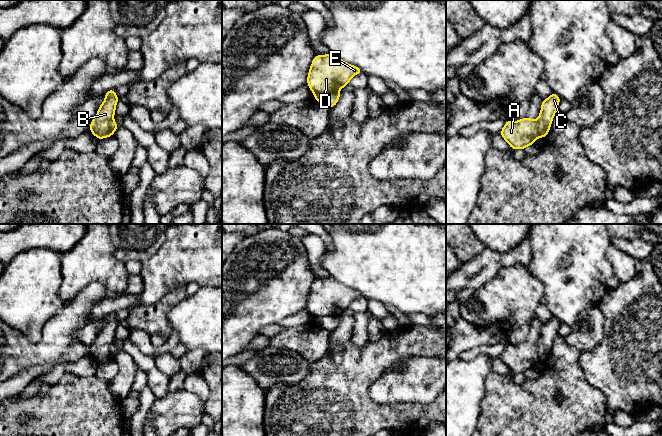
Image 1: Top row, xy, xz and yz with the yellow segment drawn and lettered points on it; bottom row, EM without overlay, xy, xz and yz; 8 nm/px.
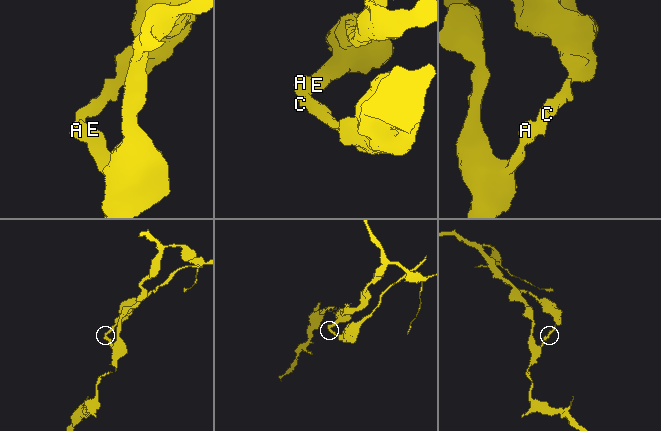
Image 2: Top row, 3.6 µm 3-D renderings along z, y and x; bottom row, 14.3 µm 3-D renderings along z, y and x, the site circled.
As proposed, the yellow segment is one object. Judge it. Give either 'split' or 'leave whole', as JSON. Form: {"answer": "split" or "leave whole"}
{"answer": "split"}

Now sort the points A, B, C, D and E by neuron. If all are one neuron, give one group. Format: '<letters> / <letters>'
A D E / B C

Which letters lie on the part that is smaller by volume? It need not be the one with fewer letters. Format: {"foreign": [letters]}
{"foreign": ["B", "C"]}

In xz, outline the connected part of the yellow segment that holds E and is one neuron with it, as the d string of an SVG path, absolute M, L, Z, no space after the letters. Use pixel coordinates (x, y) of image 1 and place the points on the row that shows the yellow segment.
M332 53L314 57L307 76L307 85L314 93L339 91L362 69L346 63Z

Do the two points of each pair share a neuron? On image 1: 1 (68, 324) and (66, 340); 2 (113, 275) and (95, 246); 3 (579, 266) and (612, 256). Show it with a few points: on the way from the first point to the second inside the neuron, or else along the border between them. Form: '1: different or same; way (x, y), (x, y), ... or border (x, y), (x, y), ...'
1: same; way (66, 328), (66, 336)
2: same; way (106, 268), (95, 257), (95, 253)
3: different; border (610, 242), (606, 251), (606, 259), (614, 274)

